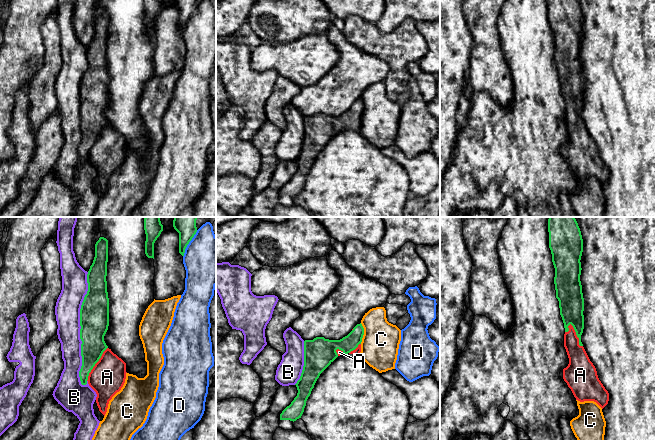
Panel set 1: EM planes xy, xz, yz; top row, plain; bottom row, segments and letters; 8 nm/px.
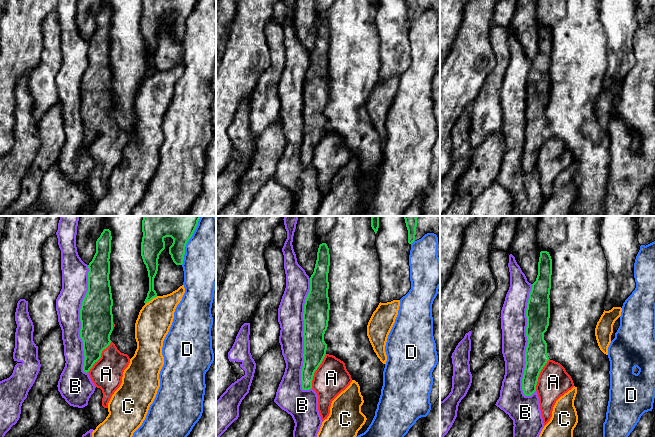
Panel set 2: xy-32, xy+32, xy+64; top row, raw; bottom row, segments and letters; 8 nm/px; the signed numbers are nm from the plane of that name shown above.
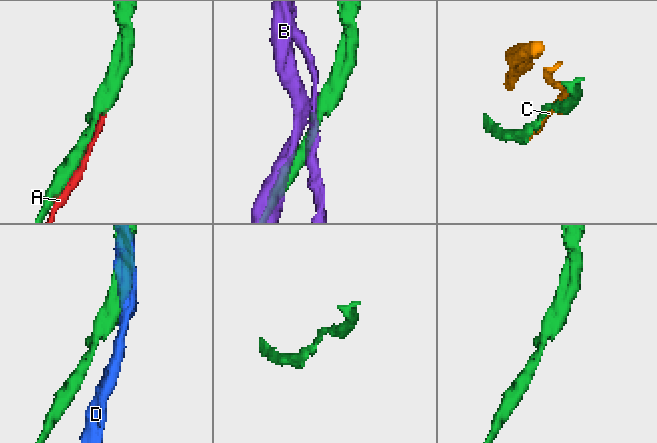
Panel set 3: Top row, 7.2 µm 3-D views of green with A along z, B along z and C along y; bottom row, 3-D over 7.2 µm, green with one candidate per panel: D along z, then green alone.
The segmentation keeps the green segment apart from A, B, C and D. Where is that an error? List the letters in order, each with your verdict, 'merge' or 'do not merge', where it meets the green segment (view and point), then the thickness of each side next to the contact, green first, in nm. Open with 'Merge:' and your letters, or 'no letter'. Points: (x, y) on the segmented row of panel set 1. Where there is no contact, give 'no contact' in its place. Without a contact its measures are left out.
Merge: A
A: merge; contact yz (576, 334); calibres 200 and 180 nm
B: do not merge; contact xy (80, 329); calibres 240 and 200 nm
C: do not merge; contact xz (363, 333); calibres 130 and 300 nm
D: do not merge; contact xy (188, 243); calibres 180 and 400 nm

